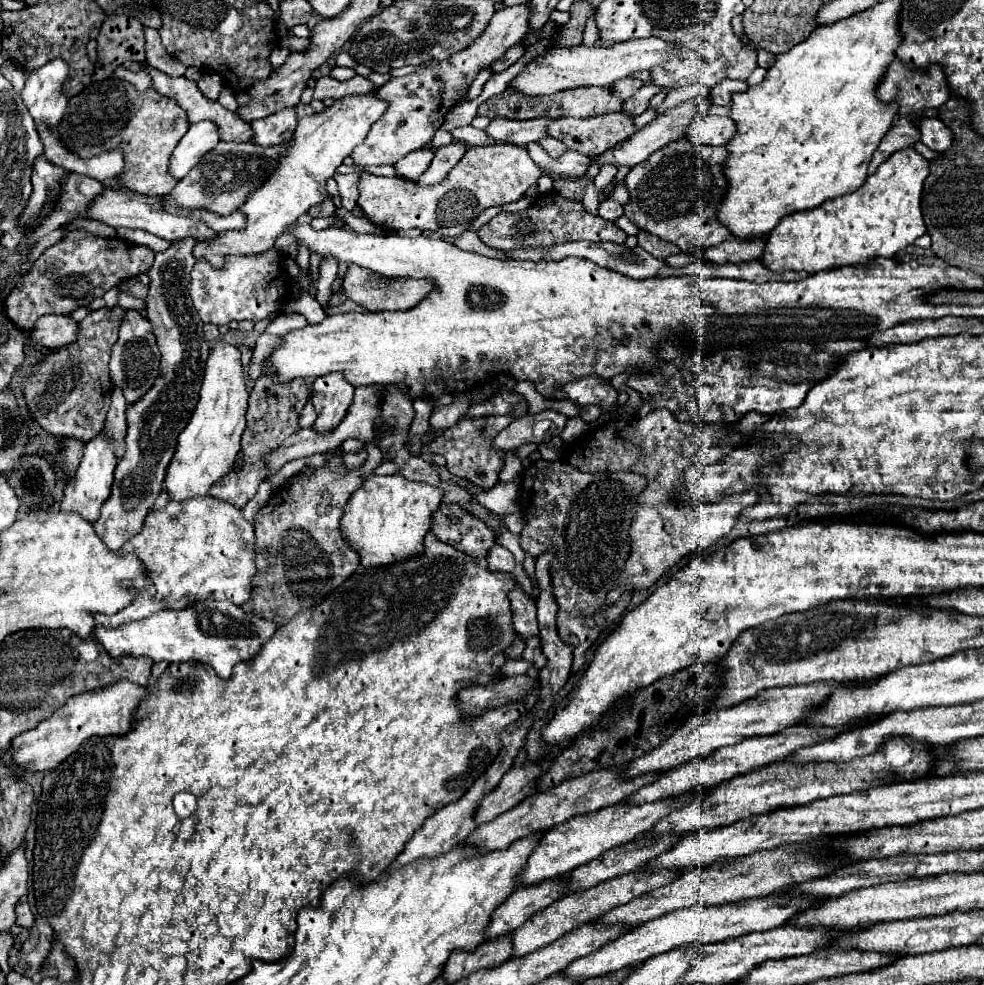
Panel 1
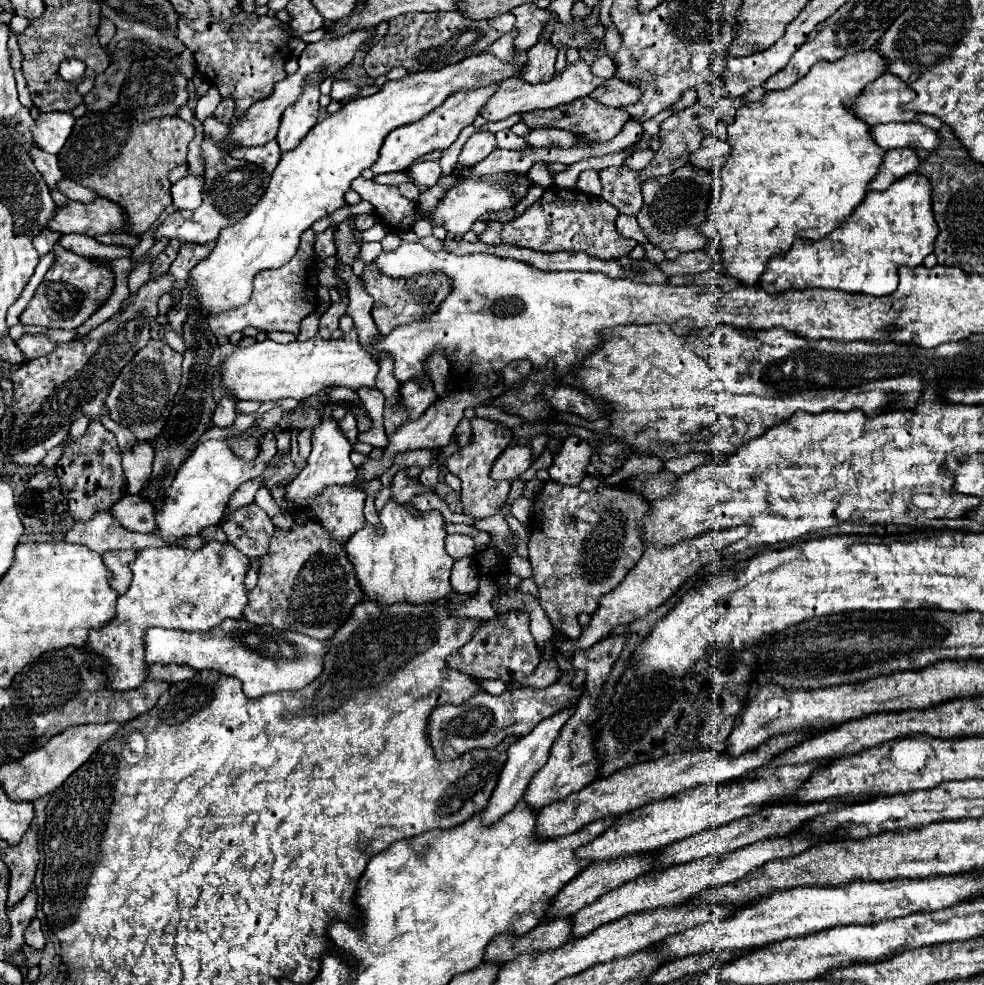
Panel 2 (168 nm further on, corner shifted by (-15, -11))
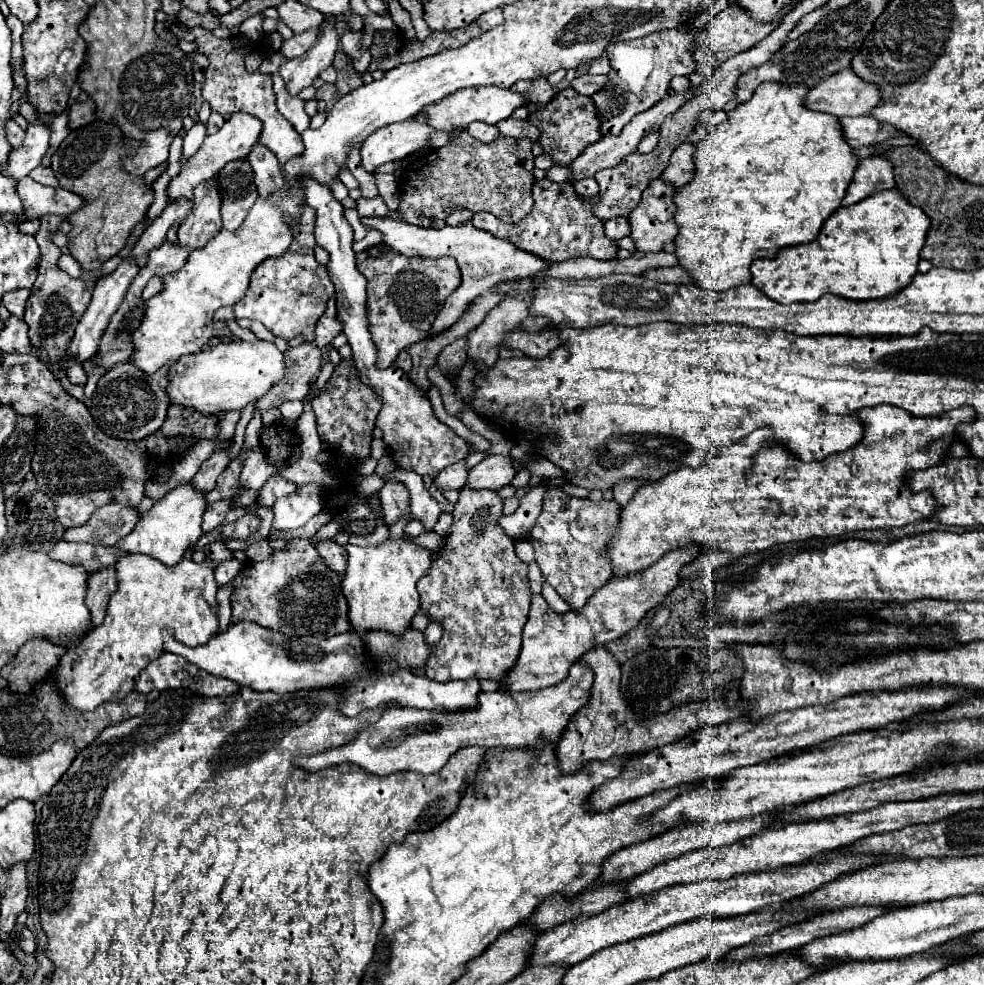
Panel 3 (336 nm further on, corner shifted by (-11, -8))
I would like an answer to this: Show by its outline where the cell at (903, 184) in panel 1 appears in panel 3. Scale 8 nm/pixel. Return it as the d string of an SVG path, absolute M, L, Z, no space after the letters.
M896 189L874 193L872 197L856 205L840 207L836 213L832 213L832 217L828 217L820 235L814 241L780 249L780 253L774 259L754 261L750 267L752 285L758 291L762 291L766 297L770 297L772 301L782 305L812 303L826 293L832 293L850 301L884 299L904 289L916 275L916 267L920 261L918 253L924 247L926 233L928 233L928 217L924 217L920 209L908 205L908 201L904 201L904 197L896 193Z

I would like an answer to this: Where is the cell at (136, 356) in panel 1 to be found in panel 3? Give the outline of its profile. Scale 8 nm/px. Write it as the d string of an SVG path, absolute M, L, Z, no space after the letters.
M130 361L116 365L110 369L96 385L92 393L90 413L96 425L112 439L124 441L142 441L150 433L154 433L166 419L166 409L170 405L166 395L168 385L168 367L158 369L152 377L144 377L140 369L136 369Z

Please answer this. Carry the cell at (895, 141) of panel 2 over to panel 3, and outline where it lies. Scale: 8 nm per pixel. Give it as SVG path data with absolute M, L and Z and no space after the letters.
M864 115L864 117L840 117L838 123L842 127L844 139L854 149L856 147L864 147L864 145L872 145L872 143L880 143L880 141L886 141L890 137L902 135L900 131L890 129L888 125L880 125L870 115Z

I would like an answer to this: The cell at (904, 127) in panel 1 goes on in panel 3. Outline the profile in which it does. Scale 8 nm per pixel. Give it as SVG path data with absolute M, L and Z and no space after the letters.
M882 157L860 159L842 205L844 207L854 205L854 203L862 201L864 197L870 197L884 189L894 189L892 165L888 165L888 161L884 161Z

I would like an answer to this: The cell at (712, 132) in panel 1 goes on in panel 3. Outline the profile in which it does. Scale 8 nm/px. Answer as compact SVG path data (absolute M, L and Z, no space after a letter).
M682 143L670 157L668 167L662 171L662 181L670 183L674 189L684 187L694 177L694 145Z

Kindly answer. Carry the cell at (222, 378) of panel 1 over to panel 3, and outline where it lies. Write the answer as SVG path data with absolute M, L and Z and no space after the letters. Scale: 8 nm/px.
M192 483L180 485L170 491L162 501L158 501L132 529L128 537L118 541L118 549L126 553L142 553L154 557L156 561L172 567L182 561L188 547L192 547L202 537L202 515L206 509L206 495L196 491Z

